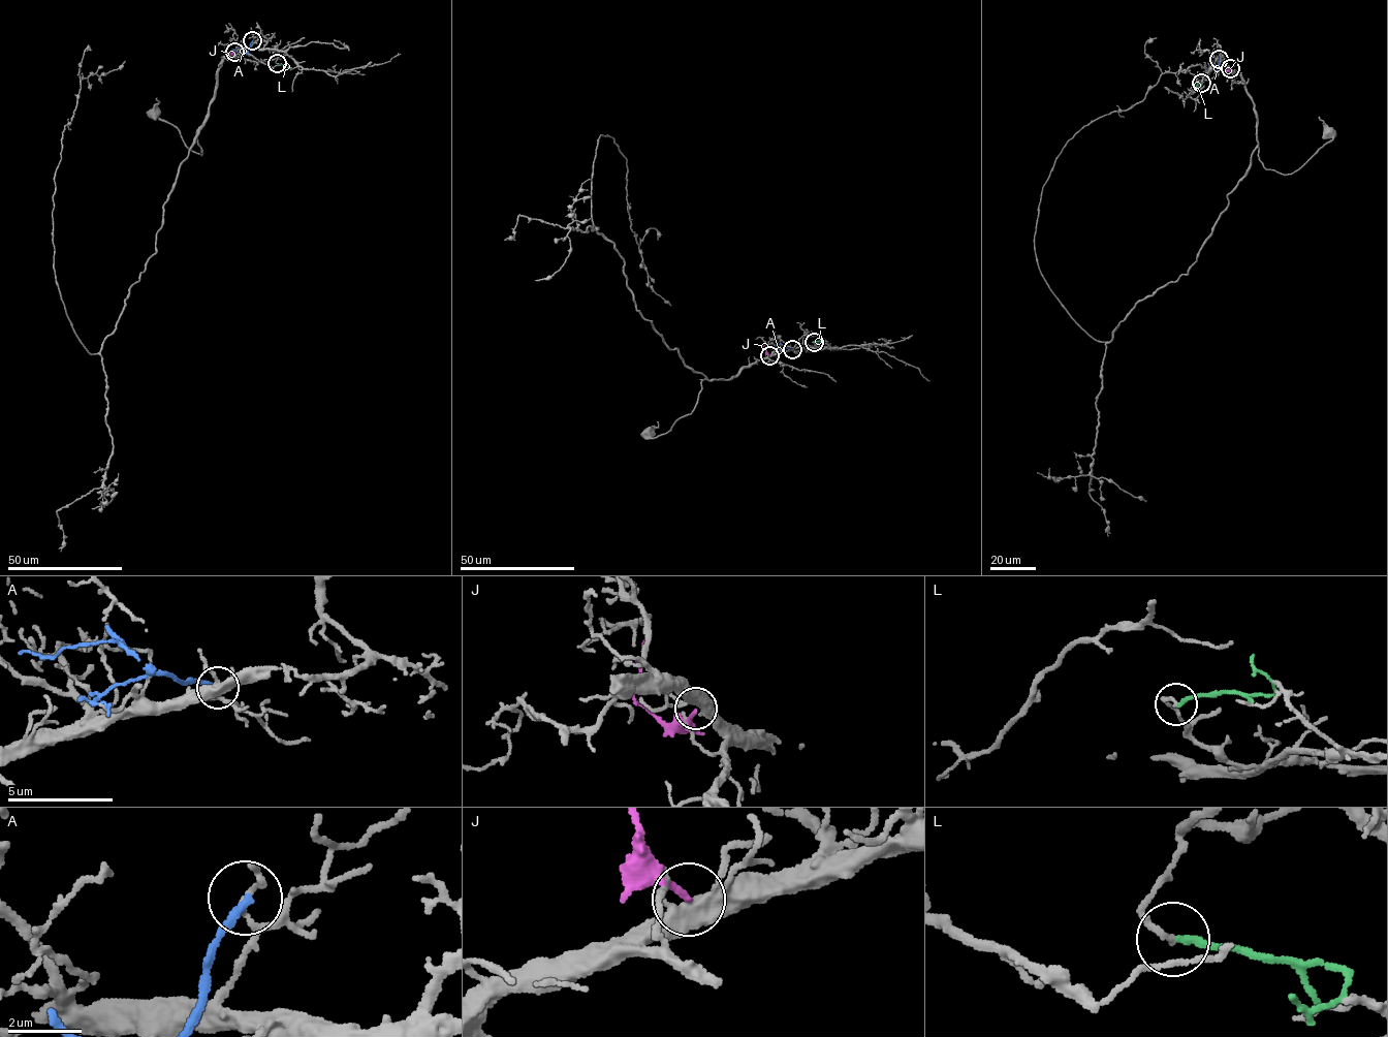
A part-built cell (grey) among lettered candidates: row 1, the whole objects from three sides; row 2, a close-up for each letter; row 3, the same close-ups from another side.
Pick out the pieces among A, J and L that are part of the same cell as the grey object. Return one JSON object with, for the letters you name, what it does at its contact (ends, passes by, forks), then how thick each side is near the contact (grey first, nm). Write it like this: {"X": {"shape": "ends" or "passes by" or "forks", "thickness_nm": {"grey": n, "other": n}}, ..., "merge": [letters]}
{"merge": []}

